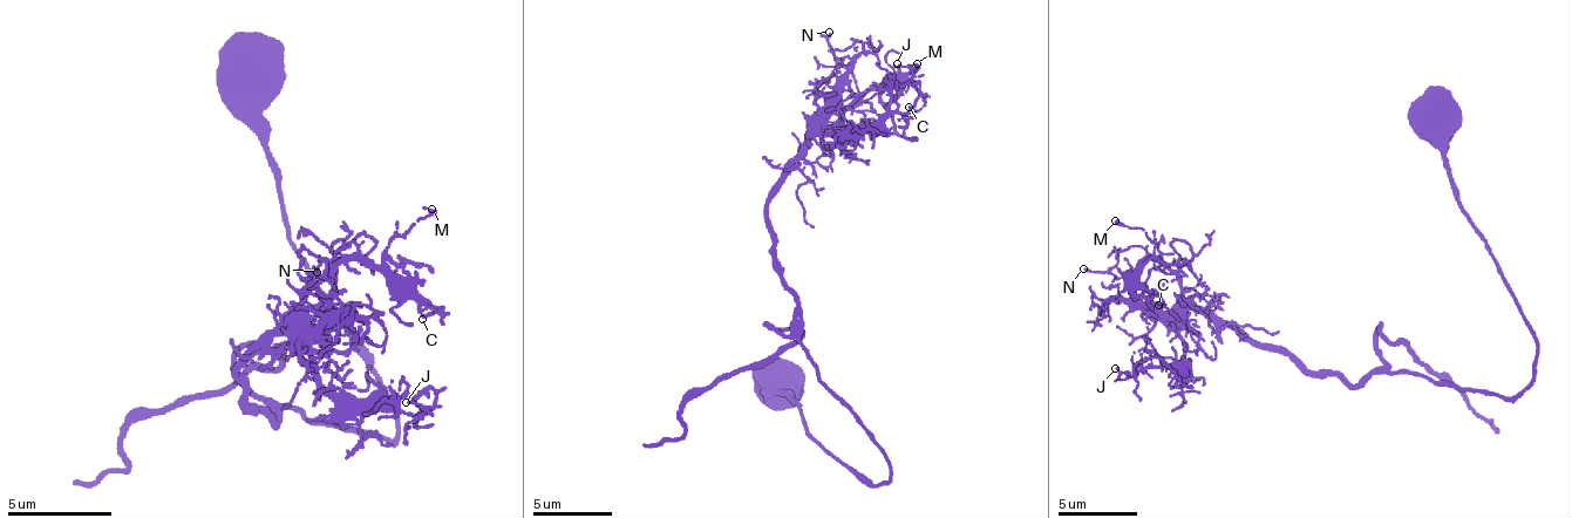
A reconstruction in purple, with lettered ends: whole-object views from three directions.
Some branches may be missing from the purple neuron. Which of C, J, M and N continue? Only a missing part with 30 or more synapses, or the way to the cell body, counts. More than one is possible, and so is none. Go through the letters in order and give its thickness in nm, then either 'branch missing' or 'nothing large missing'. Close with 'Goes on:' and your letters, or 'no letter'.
C: calibre 150 nm; nothing large missing
J: calibre 80 nm; nothing large missing
M: calibre 190 nm; nothing large missing
N: calibre 160 nm; nothing large missing
Goes on: no letter

